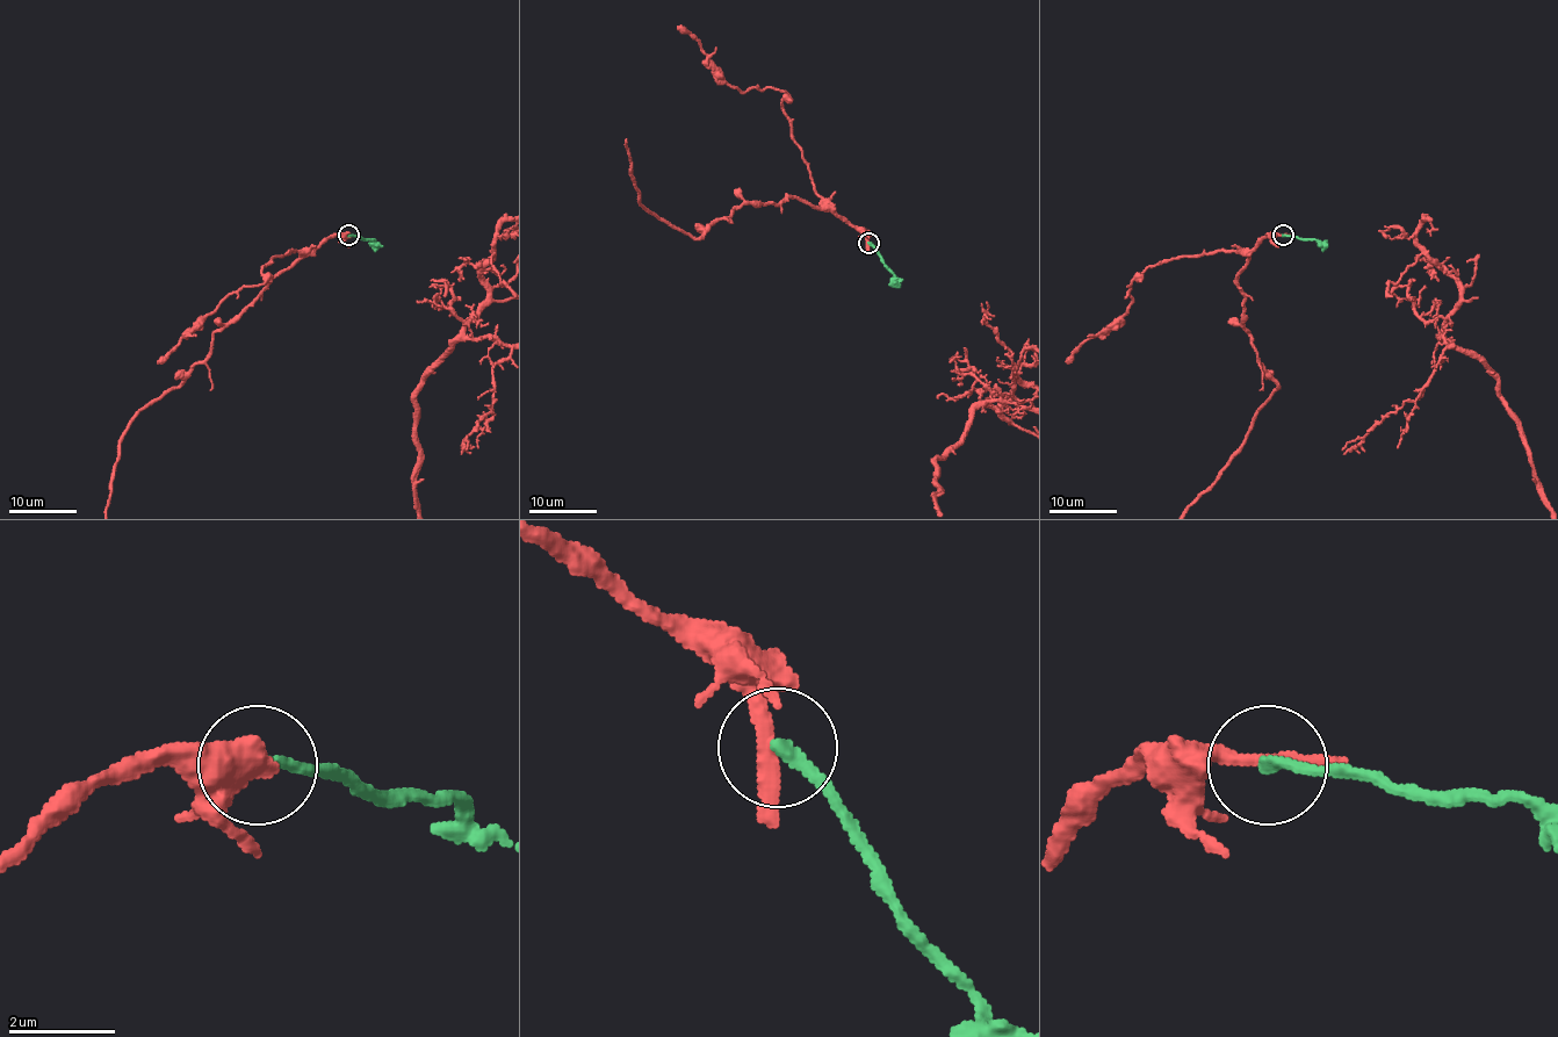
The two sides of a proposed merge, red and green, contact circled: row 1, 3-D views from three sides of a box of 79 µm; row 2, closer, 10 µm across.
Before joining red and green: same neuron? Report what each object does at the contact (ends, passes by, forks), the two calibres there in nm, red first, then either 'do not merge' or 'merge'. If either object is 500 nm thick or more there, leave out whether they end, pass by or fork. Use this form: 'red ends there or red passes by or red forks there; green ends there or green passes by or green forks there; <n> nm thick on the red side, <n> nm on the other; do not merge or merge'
red passes by; green ends there; 280 nm thick on the red side, 240 nm on the other; do not merge

